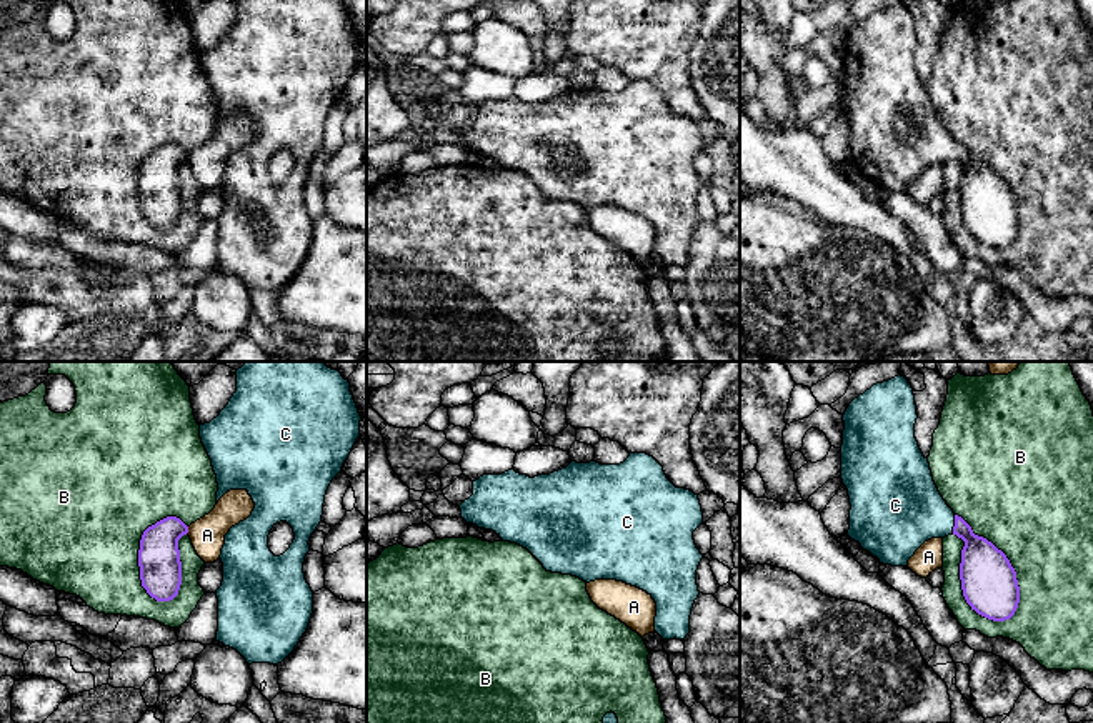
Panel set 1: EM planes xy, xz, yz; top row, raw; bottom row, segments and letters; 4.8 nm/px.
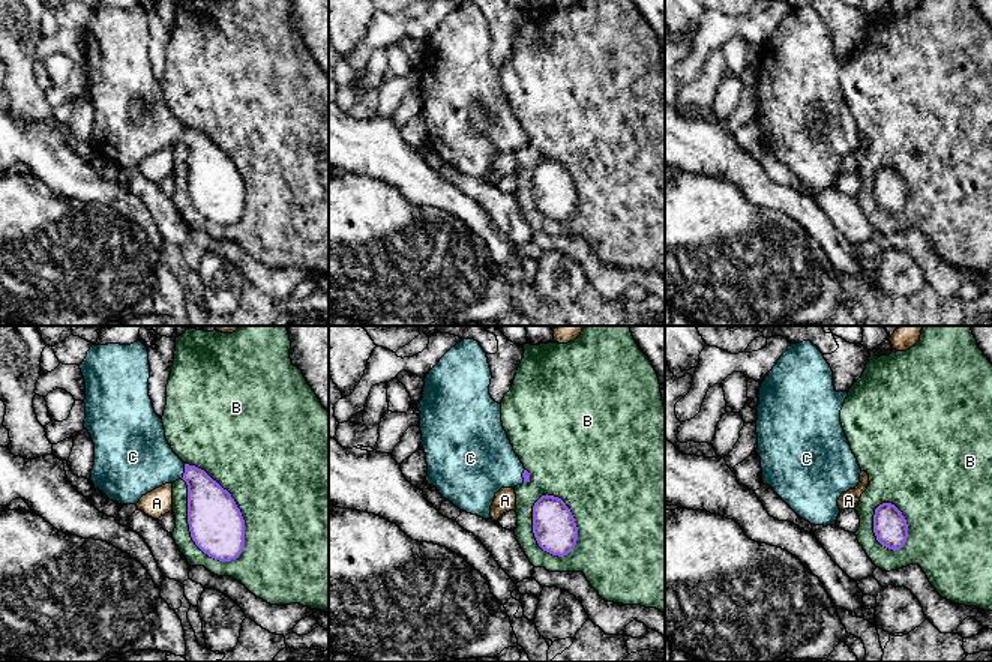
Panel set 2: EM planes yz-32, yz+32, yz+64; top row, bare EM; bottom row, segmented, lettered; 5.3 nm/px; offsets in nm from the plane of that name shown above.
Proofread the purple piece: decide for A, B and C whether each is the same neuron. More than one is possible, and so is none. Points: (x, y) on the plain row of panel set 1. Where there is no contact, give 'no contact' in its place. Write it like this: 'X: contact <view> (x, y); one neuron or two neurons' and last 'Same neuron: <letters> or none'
A: contact xy (187, 157); two neurons
B: contact yz (1008, 189); two neurons
C: contact yz (955, 152); one neuron
Same neuron: C

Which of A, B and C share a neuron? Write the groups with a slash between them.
A / B / C

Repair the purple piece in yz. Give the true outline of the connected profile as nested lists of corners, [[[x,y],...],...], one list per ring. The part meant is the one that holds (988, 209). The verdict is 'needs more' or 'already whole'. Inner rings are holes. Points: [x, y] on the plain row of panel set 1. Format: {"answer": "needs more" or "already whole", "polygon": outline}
{"answer": "needs more", "polygon": [[[901,2],[873,12],[846,35],[841,107],[851,132],[848,163],[883,192],[908,193],[908,187],[925,168],[956,162],[965,168],[960,207],[966,230],[988,247],[1010,247],[1020,230],[1016,198],[1006,182],[986,165],[975,162],[940,122],[928,85],[915,65],[916,45],[913,15]]]}

